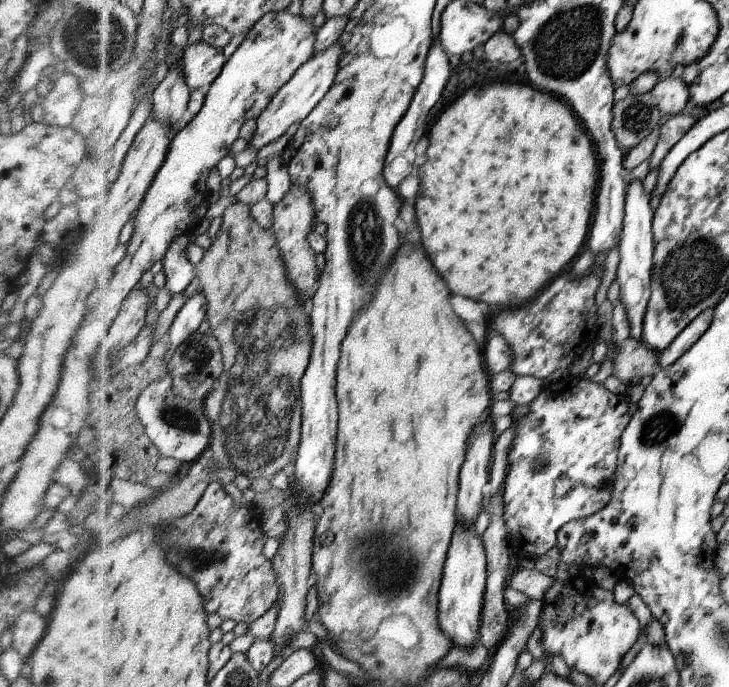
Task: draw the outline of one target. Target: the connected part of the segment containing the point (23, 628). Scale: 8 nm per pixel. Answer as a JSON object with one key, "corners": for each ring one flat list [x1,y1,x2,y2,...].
{"corners":[[34,608,21,612,13,624,11,647,23,657,29,657,44,636,48,621]]}

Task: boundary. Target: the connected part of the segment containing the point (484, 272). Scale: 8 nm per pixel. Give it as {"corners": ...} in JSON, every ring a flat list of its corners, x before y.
{"corners":[[488,84,482,88,470,88,460,98,458,104,450,104,430,128,430,146,426,150,426,162,420,168,420,194,416,198,416,218,422,232,422,244,426,244,426,252,430,252,430,260,434,260,434,268,446,276,446,284,450,284,450,292,472,296,478,302,486,302,490,306,520,306,528,302,530,296,536,296,554,276,558,276,574,258,582,242,588,236,590,216,594,212,594,198,597,198,598,164,594,144,588,134,582,130,574,112,556,100,552,94,534,90,524,84]]}

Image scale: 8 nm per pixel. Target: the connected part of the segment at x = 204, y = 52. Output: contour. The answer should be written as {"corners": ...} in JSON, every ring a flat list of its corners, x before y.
{"corners":[[203,40,183,49,184,72,193,91,216,83,227,64,225,52]]}

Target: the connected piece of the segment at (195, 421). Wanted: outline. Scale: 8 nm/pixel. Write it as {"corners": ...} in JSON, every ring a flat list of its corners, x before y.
{"corners":[[171,374,168,378,159,380,152,384,151,387,148,387,138,399,137,405,140,418,144,421,145,429,149,437,155,442,155,445,160,448,162,456,170,456,180,460,180,462,194,463,201,456,210,454,210,446,213,441,213,424,208,418,205,401,191,401,176,394]]}

